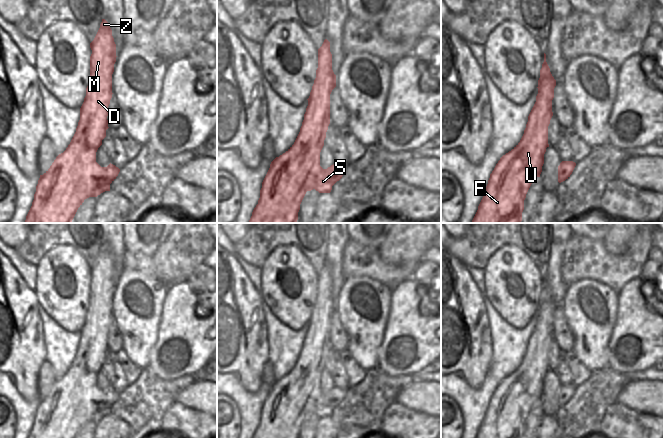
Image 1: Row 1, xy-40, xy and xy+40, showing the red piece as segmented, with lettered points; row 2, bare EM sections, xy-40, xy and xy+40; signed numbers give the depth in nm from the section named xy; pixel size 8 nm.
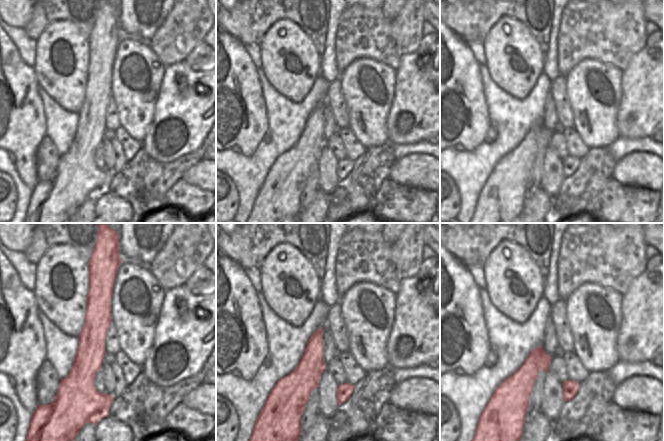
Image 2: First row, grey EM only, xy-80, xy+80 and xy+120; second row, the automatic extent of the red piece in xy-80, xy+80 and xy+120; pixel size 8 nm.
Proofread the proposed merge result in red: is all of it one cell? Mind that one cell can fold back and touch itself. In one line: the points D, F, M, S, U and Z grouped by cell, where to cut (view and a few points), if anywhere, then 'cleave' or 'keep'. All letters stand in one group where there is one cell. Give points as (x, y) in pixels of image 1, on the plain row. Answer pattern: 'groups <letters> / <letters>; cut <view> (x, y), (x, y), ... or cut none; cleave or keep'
groups D F M S U Z; cut none; keep

